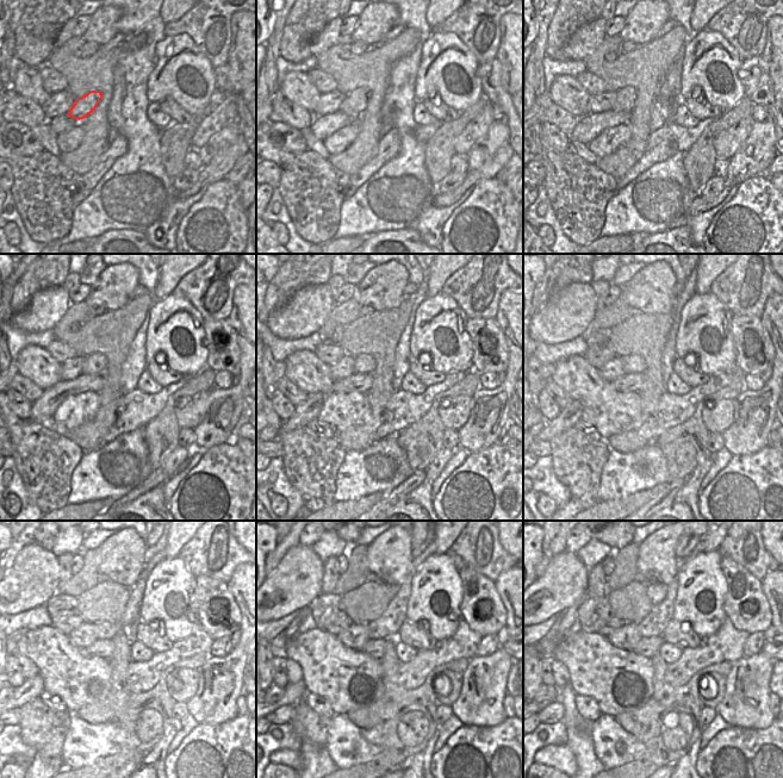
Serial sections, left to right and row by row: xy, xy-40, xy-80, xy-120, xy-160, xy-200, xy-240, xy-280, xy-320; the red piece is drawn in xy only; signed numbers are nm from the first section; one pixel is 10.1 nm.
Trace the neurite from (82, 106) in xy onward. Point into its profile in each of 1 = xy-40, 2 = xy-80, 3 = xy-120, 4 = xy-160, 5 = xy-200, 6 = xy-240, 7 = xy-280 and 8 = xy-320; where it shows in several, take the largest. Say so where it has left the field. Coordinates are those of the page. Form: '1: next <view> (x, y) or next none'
1: next xy-40 (356, 100)
2: next xy-80 (626, 98)
3: next xy-120 (93, 365)
4: next xy-160 (362, 363)
5: next xy-200 (631, 363)
6: next xy-240 (130, 617)
7: next xy-280 (387, 624)
8: next xy-320 (653, 624)

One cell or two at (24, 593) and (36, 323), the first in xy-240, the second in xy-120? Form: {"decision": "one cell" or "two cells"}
{"decision": "one cell"}

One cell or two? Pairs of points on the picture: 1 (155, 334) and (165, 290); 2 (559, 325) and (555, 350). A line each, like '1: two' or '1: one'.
1: two
2: two

